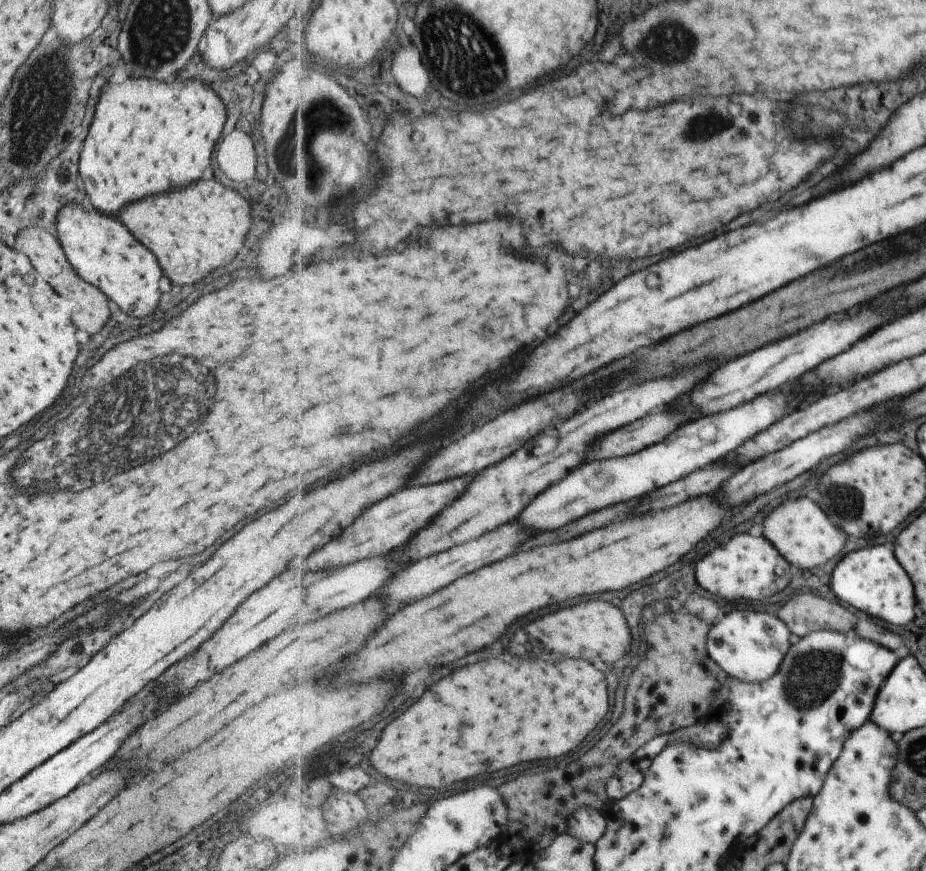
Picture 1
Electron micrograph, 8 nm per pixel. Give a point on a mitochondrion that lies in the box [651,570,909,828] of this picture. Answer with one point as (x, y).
(812, 675)

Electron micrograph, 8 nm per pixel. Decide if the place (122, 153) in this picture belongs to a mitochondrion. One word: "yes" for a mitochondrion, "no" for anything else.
no

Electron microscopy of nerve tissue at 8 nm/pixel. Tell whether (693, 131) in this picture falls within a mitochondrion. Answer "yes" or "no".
yes

